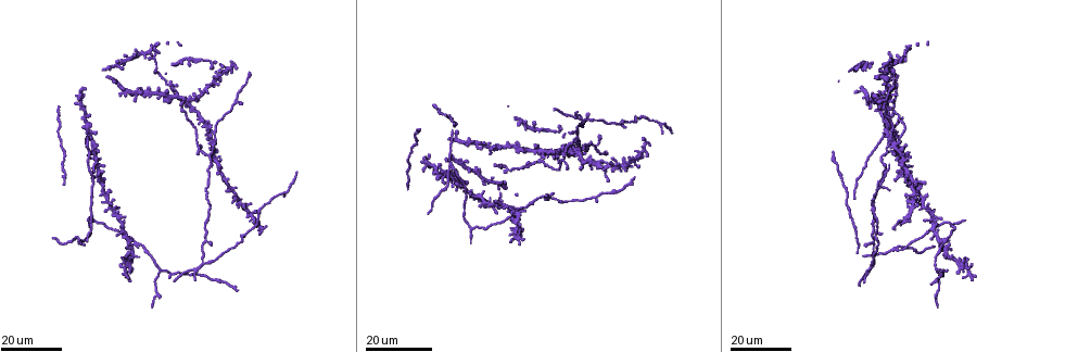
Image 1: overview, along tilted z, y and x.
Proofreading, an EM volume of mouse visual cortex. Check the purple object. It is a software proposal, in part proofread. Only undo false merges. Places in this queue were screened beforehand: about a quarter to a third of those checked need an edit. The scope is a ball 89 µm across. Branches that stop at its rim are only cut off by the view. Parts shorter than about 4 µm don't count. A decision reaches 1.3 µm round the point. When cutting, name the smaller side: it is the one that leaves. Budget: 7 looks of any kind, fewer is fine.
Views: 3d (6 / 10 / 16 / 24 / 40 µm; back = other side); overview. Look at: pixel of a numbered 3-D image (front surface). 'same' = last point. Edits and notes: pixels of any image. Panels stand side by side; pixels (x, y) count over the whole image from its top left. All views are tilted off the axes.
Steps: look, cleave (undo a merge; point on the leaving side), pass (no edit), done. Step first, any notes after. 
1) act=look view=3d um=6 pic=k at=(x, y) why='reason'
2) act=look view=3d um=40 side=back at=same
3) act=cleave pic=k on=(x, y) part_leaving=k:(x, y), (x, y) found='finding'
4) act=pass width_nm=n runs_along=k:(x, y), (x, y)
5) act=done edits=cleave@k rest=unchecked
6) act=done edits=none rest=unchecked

act=look view=3d um=24 pic=1 at=(897, 88) why='looks like a crossing'

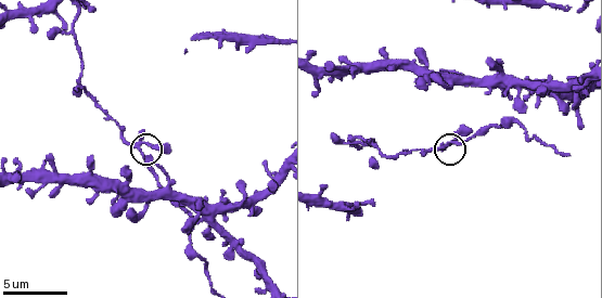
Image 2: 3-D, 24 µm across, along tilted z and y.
act=look view=3d um=6 pic=2 at=(442, 148)

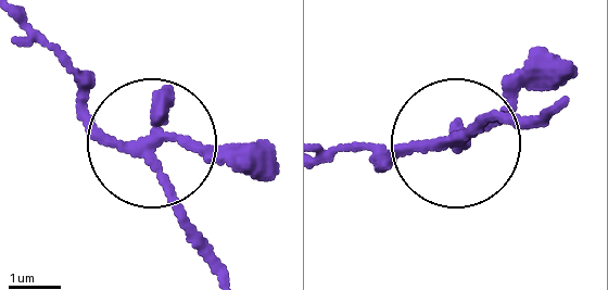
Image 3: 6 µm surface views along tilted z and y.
act=pass width_nm=220 found='all the same neuron'

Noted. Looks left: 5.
act=look view=3d um=24 pic=1 at=(207, 156) why='three-way junction'

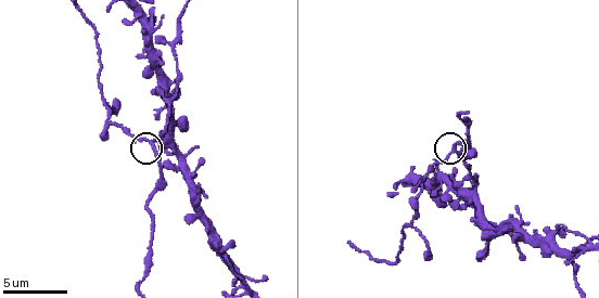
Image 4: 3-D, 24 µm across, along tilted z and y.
act=look view=3d um=10 pic=4 at=(150, 144)

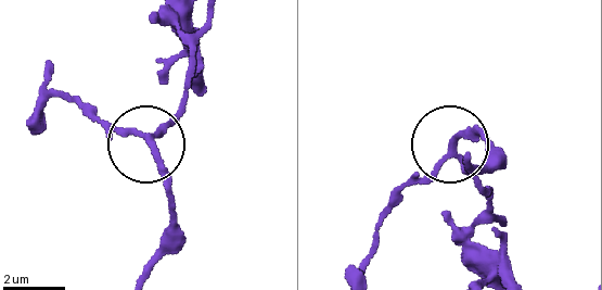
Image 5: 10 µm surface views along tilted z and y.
act=pass runs_along=5:(45, 77), (48, 91), (74, 97), (145, 139), (180, 112) found='all the same neuron'

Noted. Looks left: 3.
act=look view=3d um=16 pic=4 at=(166, 102) why='side arm on a straight run'

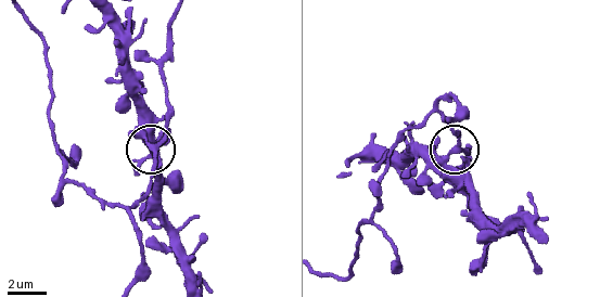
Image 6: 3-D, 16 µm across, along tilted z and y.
act=pass width_nm=210 runs_along=6:(348, 272), (387, 155), (436, 113), (458, 140), (426, 180) found='continuous, no second neuron'

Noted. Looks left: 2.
act=look view=3d um=16 pic=1 at=(452, 166) why='thin arm on a thick one'

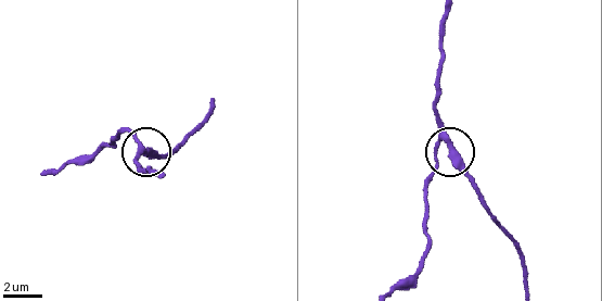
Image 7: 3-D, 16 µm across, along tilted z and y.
act=look view=3d um=6 pic=7 at=(440, 136)

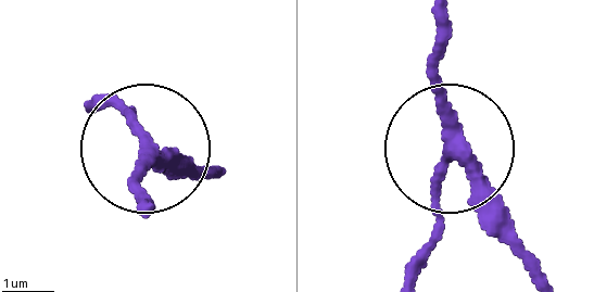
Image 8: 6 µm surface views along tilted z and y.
act=pass side_arm_um=19 runs_along=8:(214, 172), (149, 153), (118, 96) found='one neuron here'

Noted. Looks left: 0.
act=done edits=none rest=unchecked

